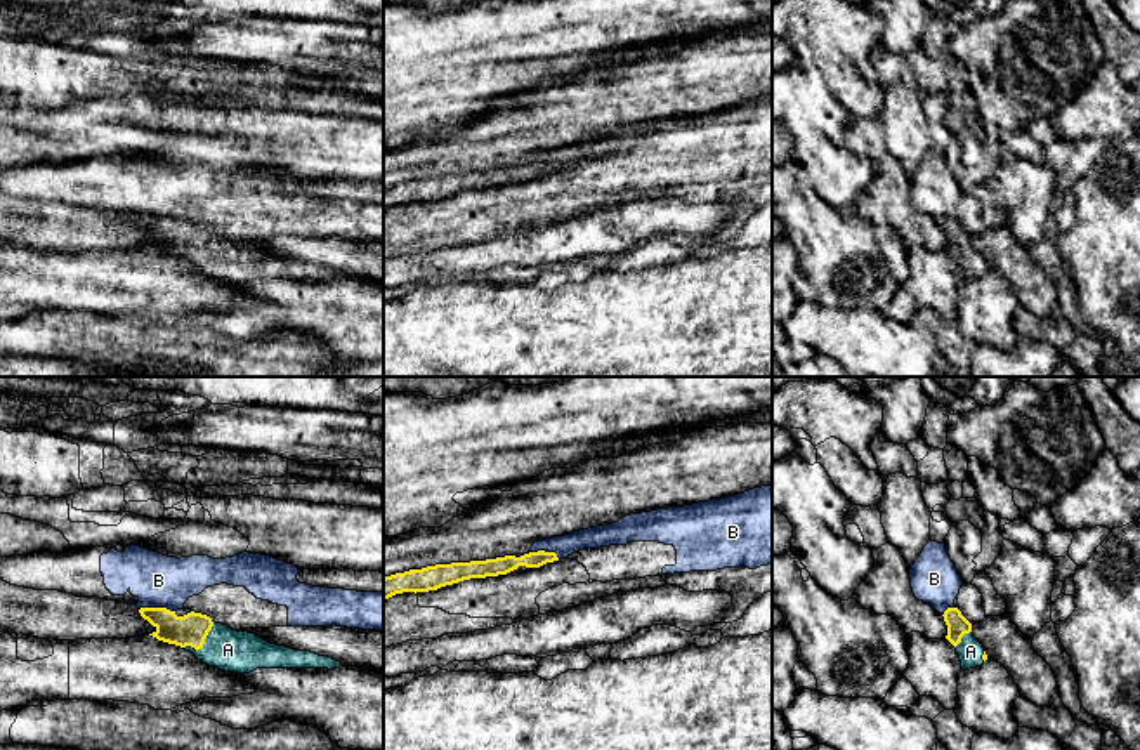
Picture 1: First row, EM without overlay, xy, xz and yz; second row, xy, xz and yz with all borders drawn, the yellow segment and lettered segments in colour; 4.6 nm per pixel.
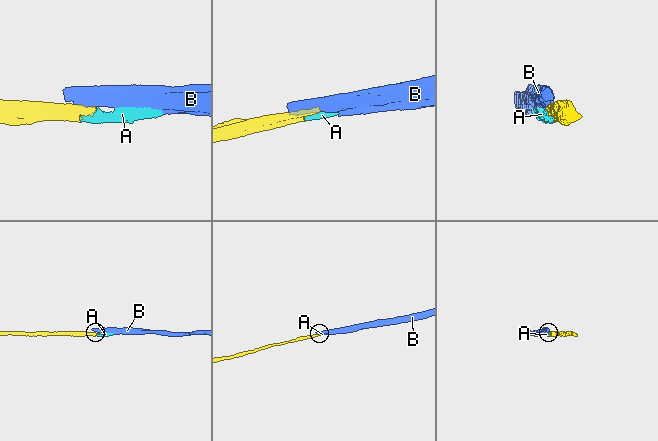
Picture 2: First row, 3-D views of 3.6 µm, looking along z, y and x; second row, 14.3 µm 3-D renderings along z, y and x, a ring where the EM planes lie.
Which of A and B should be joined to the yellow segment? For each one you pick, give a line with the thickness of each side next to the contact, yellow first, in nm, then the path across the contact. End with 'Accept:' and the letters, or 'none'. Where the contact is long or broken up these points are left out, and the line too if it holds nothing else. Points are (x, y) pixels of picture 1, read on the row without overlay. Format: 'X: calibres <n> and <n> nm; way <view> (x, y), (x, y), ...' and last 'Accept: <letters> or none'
A: calibres 150 and 200 nm; way xy (191, 240), (203, 254), (214, 254), (228, 261)
Accept: A

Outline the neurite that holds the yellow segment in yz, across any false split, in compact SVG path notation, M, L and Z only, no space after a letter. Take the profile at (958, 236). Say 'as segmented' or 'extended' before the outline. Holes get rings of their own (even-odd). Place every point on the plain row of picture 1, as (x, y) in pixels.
extended | M947 219L942 227L947 236L946 250L956 259L961 280L970 281L984 276L987 266L982 255L973 248L972 234L958 219Z

